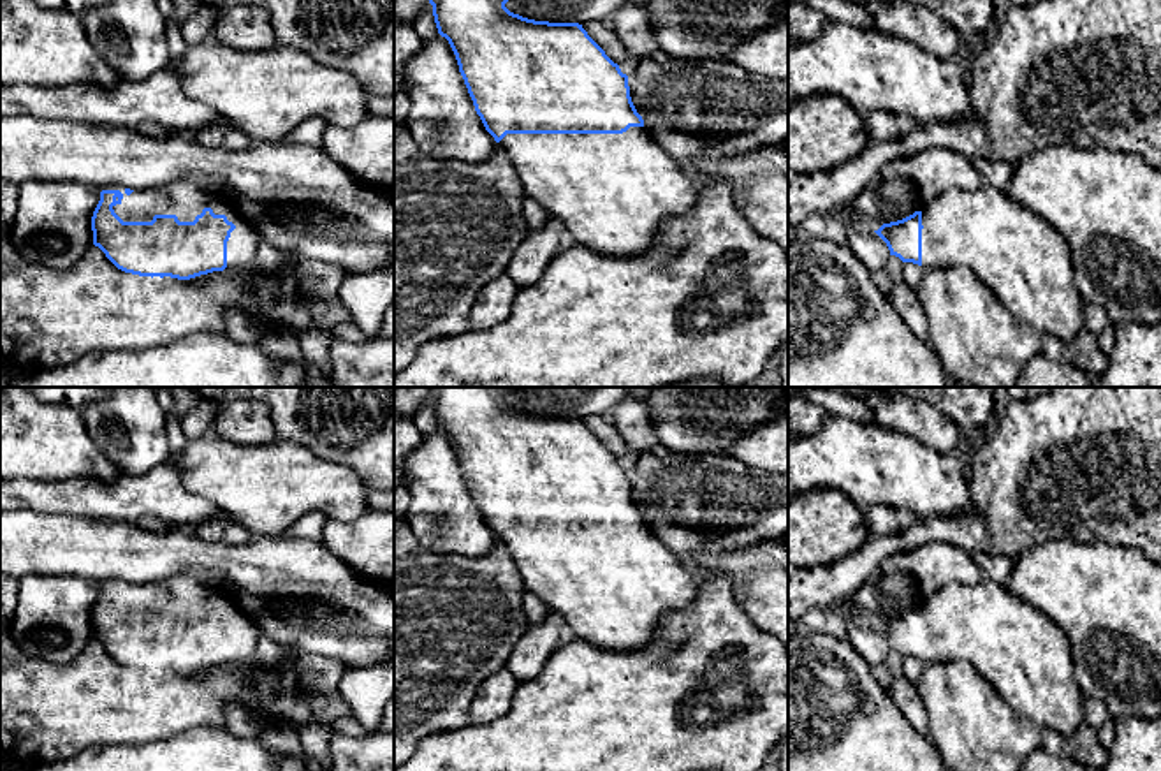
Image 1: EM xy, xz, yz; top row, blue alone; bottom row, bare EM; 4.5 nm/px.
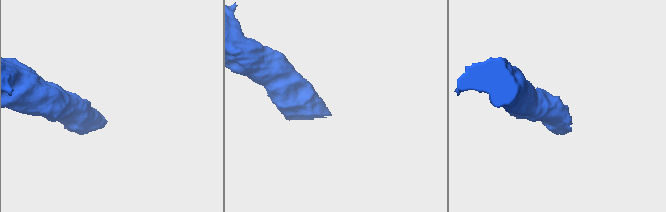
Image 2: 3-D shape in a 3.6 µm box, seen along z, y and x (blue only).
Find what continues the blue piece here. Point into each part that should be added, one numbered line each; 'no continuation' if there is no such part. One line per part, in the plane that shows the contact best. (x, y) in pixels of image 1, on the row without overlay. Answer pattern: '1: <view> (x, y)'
1: xy (183, 594)

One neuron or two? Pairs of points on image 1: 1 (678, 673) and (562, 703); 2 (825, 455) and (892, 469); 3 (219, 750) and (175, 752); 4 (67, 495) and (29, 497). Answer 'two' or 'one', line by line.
1: one
2: one
3: one
4: one

